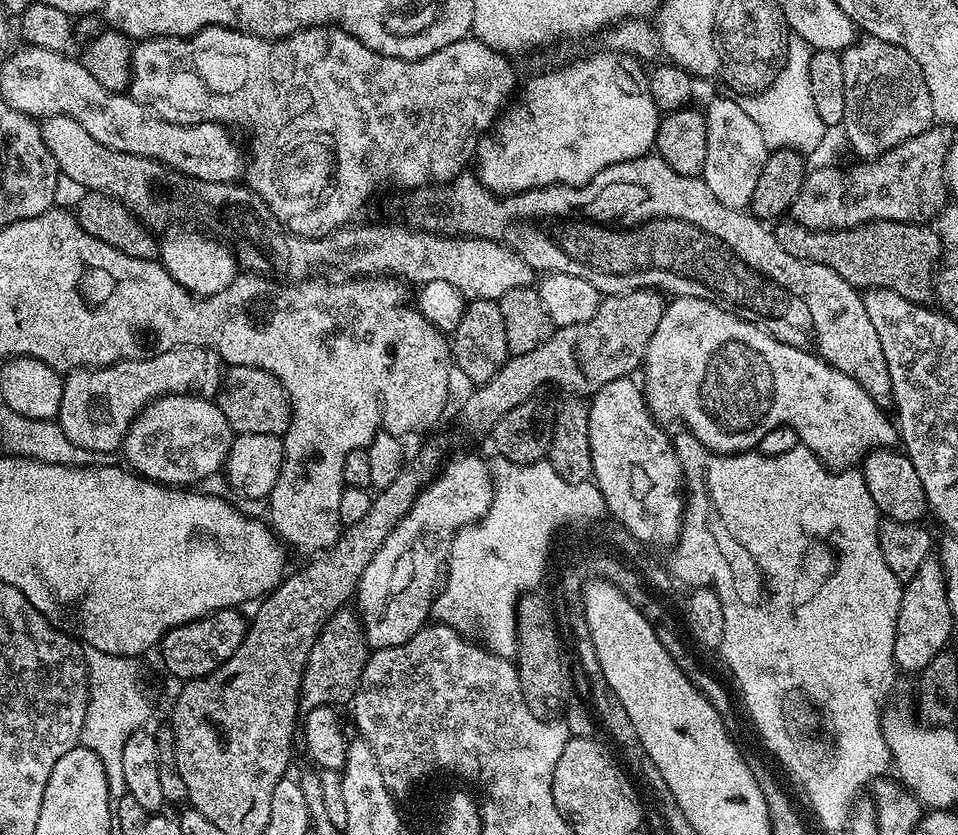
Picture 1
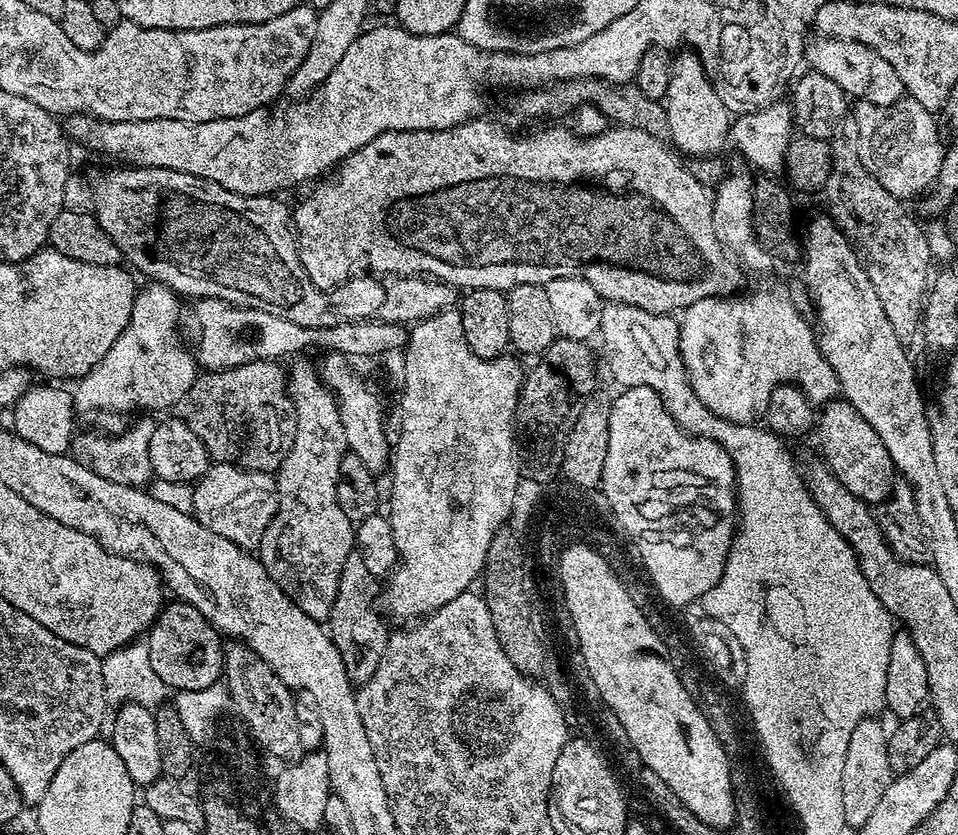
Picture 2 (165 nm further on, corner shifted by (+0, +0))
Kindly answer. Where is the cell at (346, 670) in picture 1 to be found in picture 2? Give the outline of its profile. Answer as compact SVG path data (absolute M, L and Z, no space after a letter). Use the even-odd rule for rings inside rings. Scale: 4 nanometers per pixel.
M353 550L346 558L346 566L342 568L342 578L338 586L336 601L332 604L330 617L330 635L338 650L345 654L356 652L368 670L375 670L380 665L388 649L390 628L384 625L384 620L372 609L376 595L381 595L382 588L378 585L378 577L366 570L366 562L359 551Z

